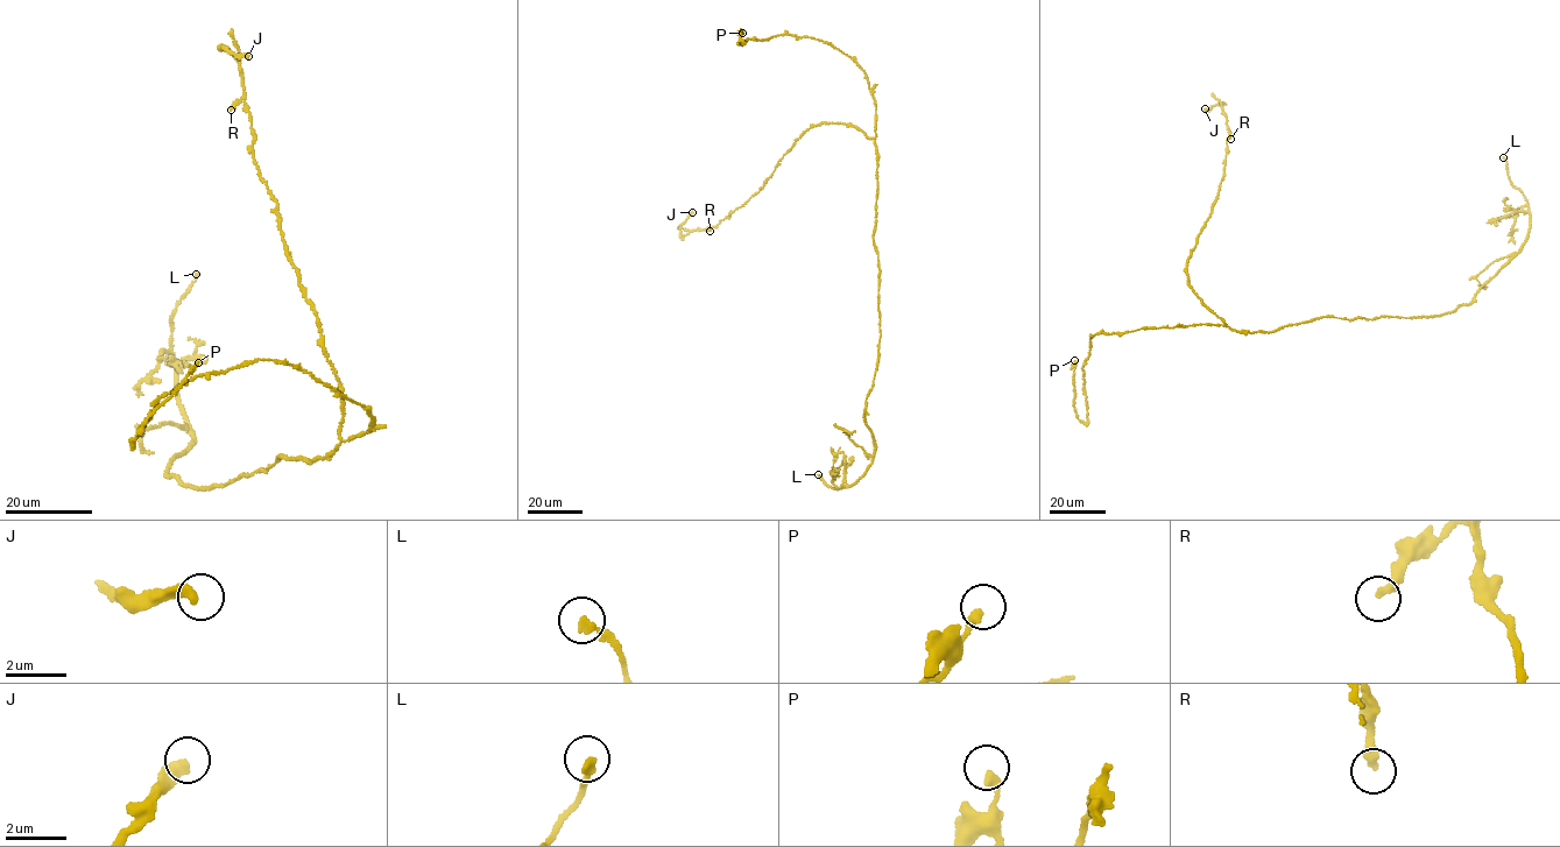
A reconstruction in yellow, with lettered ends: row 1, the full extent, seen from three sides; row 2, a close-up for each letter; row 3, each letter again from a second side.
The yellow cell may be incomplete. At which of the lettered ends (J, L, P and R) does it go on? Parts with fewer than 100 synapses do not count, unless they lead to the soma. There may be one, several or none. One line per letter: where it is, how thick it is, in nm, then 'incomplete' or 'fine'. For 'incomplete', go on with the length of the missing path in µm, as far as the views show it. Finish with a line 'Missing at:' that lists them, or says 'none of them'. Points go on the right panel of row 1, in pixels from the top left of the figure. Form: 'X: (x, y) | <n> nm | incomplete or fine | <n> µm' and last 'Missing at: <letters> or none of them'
J: (1205, 108) | 360 nm | fine
L: (1503, 157) | 220 nm | incomplete | 8 µm
P: (1074, 360) | 280 nm | fine
R: (1230, 139) | 280 nm | fine
Missing at: L

